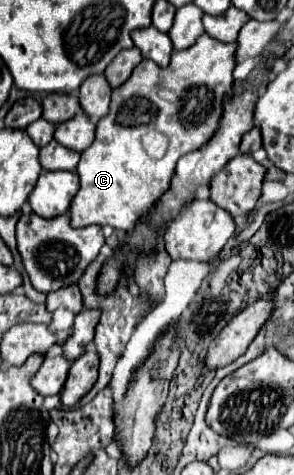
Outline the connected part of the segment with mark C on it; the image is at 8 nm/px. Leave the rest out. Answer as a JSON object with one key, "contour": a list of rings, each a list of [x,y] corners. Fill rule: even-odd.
{"contour":[[[201,34],[191,48],[175,50],[167,68],[159,68],[153,60],[143,60],[135,66],[131,78],[113,90],[111,110],[97,122],[95,140],[77,164],[81,188],[75,200],[71,200],[73,228],[109,224],[129,232],[137,218],[153,208],[169,188],[177,160],[201,148],[217,130],[223,112],[223,94],[233,90],[235,50],[237,44],[223,44]],[[149,130],[159,130],[169,138],[167,154],[161,160],[149,158],[141,144],[141,136]]]}

